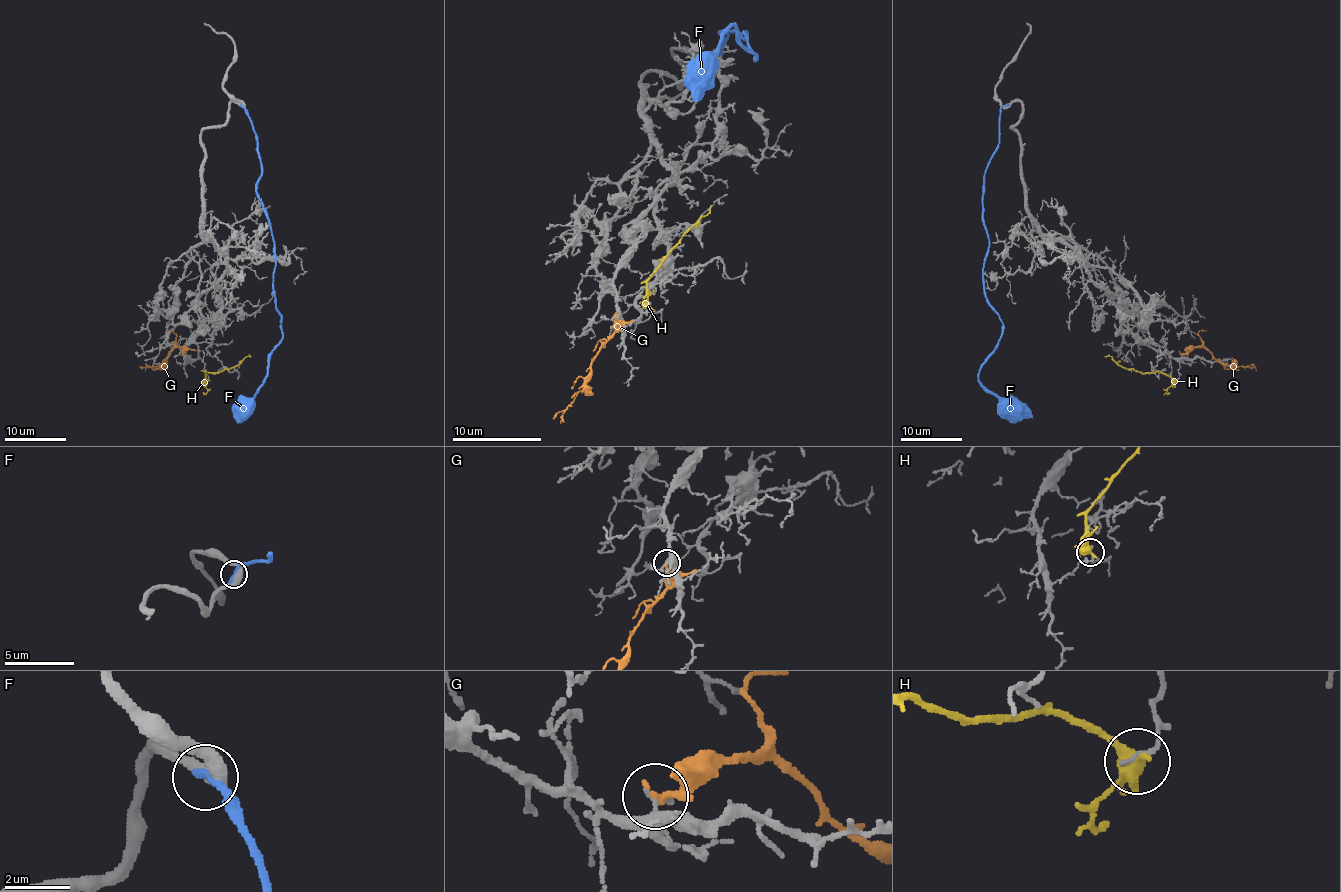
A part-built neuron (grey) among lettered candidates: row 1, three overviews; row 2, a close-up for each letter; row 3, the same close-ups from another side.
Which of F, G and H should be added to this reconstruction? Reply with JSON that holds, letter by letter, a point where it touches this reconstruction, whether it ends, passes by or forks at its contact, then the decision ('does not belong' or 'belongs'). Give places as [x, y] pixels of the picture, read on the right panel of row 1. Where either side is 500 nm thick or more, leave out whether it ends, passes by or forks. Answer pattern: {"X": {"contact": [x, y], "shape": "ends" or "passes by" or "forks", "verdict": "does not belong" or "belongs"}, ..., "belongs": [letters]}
{"F": {"contact": [1005, 106], "shape": "ends", "verdict": "belongs"}, "G": {"contact": [1181, 354], "shape": "ends", "verdict": "does not belong"}, "H": {"contact": [1175, 381], "shape": "forks", "verdict": "does not belong"}, "belongs": ["F"]}

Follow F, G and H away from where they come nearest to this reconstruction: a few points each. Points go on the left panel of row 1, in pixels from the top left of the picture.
F: (241, 106), (262, 171), (257, 196), (274, 243), (272, 294), (282, 335), (269, 357), (266, 379), (240, 417)
G: (183, 354), (183, 349), (175, 346), (159, 368), (147, 365), (145, 371)
H: (207, 380), (206, 371), (229, 370), (248, 356), (251, 357)

